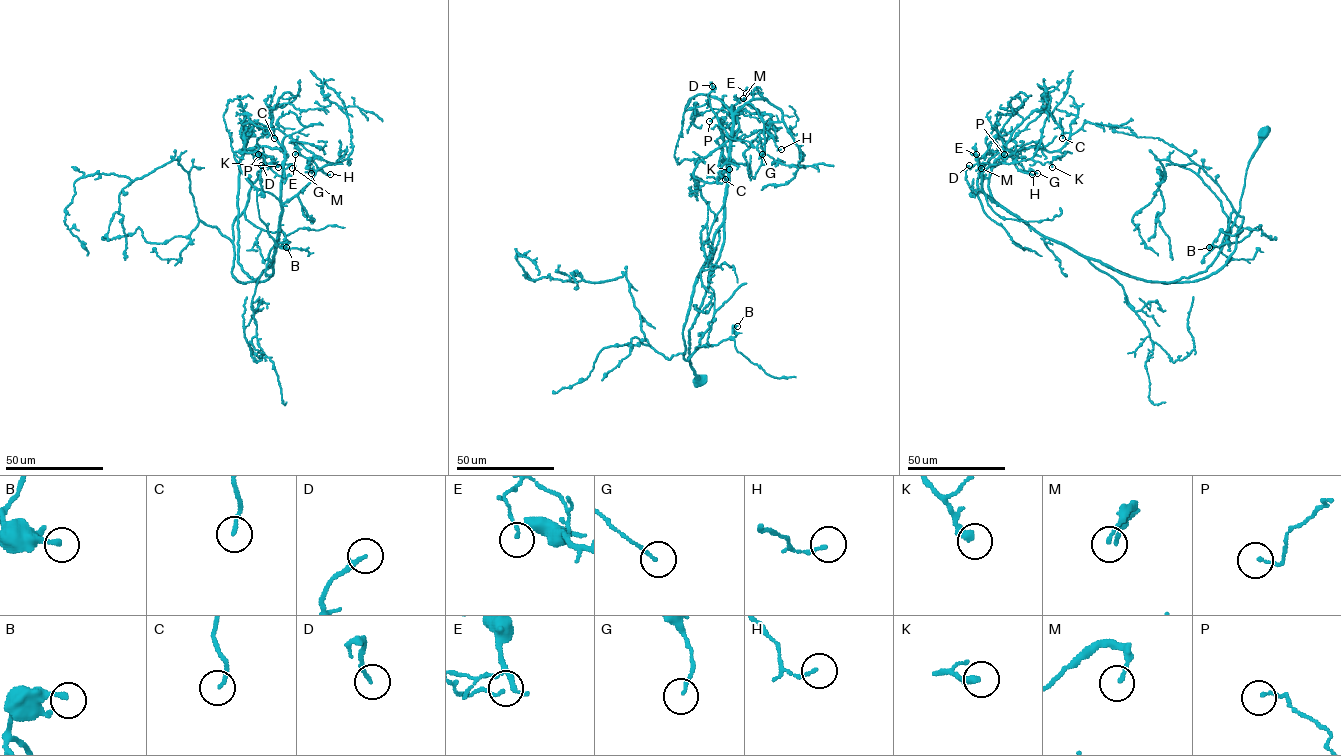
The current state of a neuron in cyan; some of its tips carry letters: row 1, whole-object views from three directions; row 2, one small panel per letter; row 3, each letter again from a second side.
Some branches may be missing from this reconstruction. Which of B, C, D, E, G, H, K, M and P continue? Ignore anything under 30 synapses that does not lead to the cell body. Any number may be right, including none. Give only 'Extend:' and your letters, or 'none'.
Extend: none

